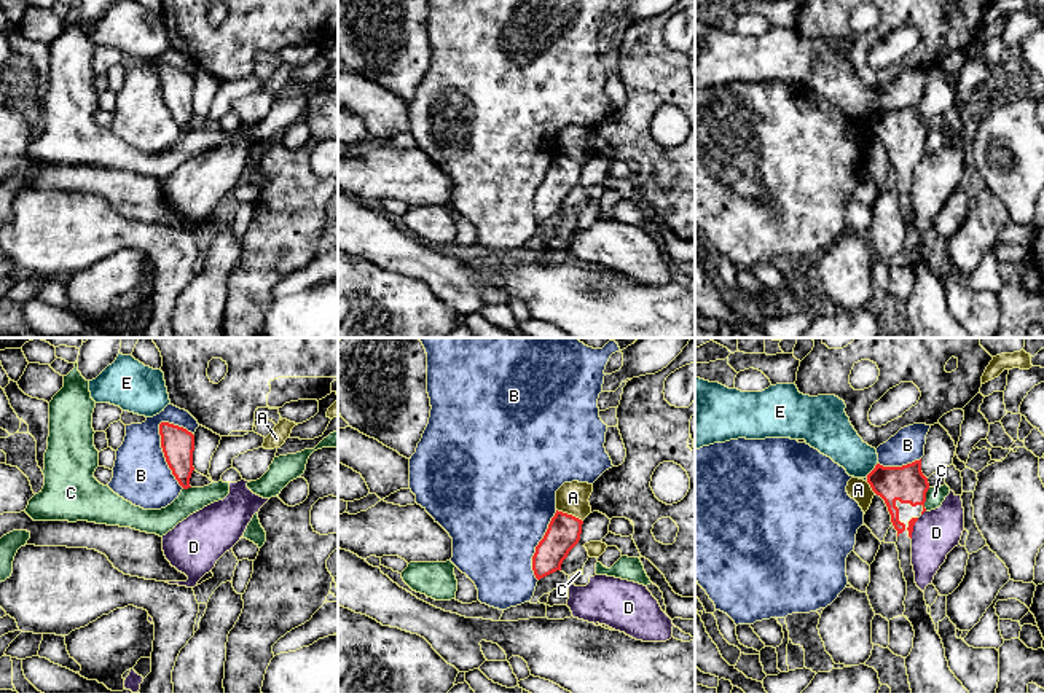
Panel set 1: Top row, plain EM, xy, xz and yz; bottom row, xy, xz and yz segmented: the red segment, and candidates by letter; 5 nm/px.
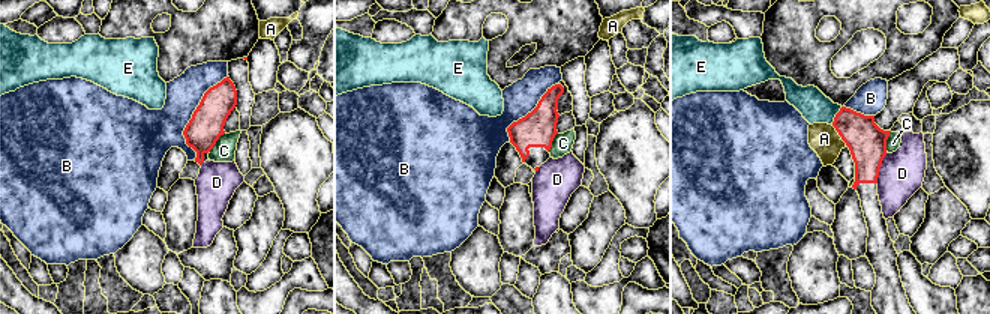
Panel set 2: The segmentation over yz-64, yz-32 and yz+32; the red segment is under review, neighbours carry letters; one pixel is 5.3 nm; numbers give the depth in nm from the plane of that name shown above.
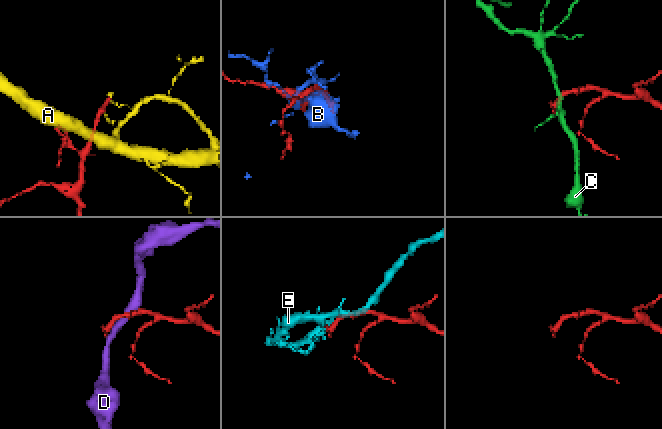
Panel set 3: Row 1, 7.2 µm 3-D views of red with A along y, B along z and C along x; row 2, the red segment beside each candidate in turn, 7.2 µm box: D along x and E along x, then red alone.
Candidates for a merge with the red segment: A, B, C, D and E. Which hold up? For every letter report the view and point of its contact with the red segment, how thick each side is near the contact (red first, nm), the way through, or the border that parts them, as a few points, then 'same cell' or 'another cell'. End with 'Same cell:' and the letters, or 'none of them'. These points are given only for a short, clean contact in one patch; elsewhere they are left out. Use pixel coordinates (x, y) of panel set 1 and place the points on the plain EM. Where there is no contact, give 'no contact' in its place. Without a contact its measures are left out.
A: xz (569, 158) | 170/160 nm | along xz (557, 152), (582, 164) | another cell
B: xy (164, 97) | 170/280 nm | another cell
C: yz (925, 142) | 190/90 nm | along yz (930, 131), (925, 140), (925, 153) | another cell
D: yz (912, 171) | 40/240 nm | along yz (918, 161), (910, 180) | another cell
E: yz (872, 113) | 190/200 nm | another cell
Same cell: none of them

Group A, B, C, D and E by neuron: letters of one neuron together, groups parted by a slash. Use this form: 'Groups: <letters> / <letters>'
Groups: A / B / C / D / E

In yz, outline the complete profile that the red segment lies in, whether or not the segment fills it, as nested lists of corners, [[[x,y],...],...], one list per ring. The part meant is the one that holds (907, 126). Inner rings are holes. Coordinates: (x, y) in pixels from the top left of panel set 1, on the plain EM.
[[[921,102],[902,110],[880,107],[867,118],[872,134],[880,139],[897,174],[901,212],[907,225],[904,260],[913,269],[913,292],[905,301],[910,338],[969,338],[955,320],[945,301],[945,292],[936,268],[928,256],[924,236],[915,226],[912,209],[912,175],[918,161],[926,155],[928,121],[921,115]]]

